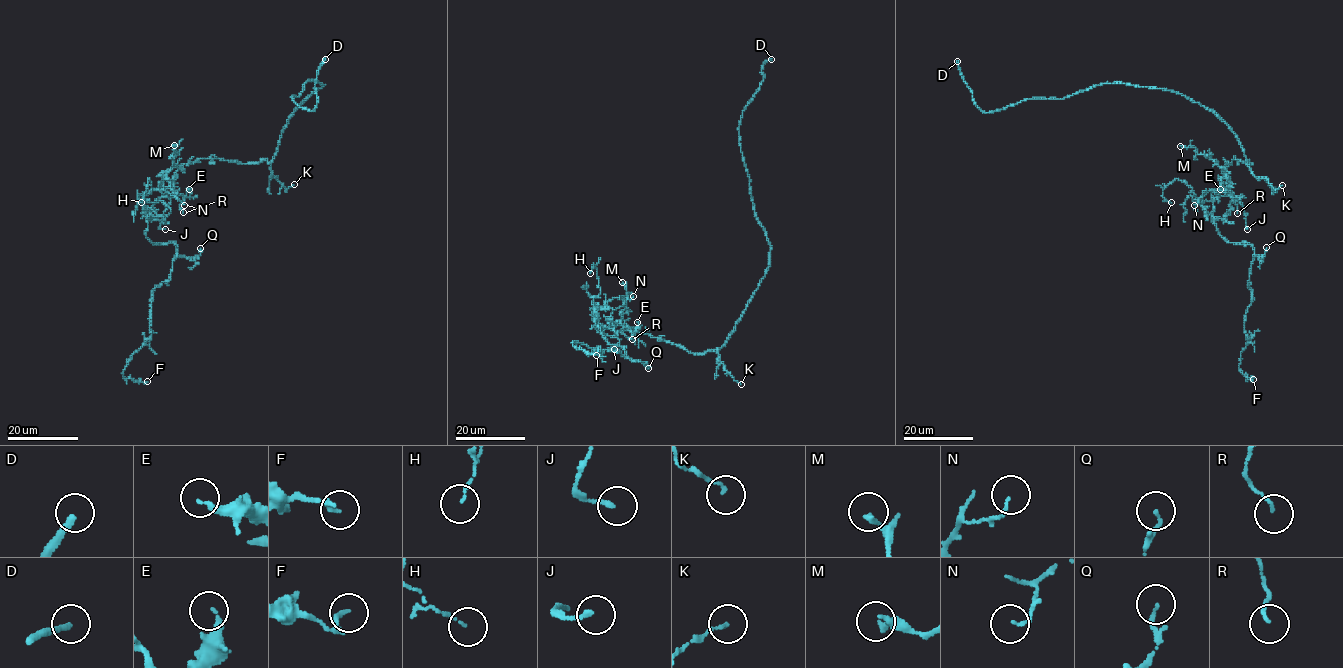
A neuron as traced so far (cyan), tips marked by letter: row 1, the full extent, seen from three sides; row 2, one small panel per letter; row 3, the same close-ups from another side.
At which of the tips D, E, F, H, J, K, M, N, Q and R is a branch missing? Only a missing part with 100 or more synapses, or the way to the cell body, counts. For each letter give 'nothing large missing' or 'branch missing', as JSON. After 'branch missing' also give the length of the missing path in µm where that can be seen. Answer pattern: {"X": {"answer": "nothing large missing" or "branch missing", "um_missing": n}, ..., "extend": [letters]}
{"D": {"answer": "branch missing", "um_missing": 40}, "E": {"answer": "nothing large missing"}, "F": {"answer": "nothing large missing"}, "H": {"answer": "nothing large missing"}, "J": {"answer": "nothing large missing"}, "K": {"answer": "nothing large missing"}, "M": {"answer": "nothing large missing"}, "N": {"answer": "nothing large missing"}, "Q": {"answer": "nothing large missing"}, "R": {"answer": "nothing large missing"}, "extend": ["D"]}

